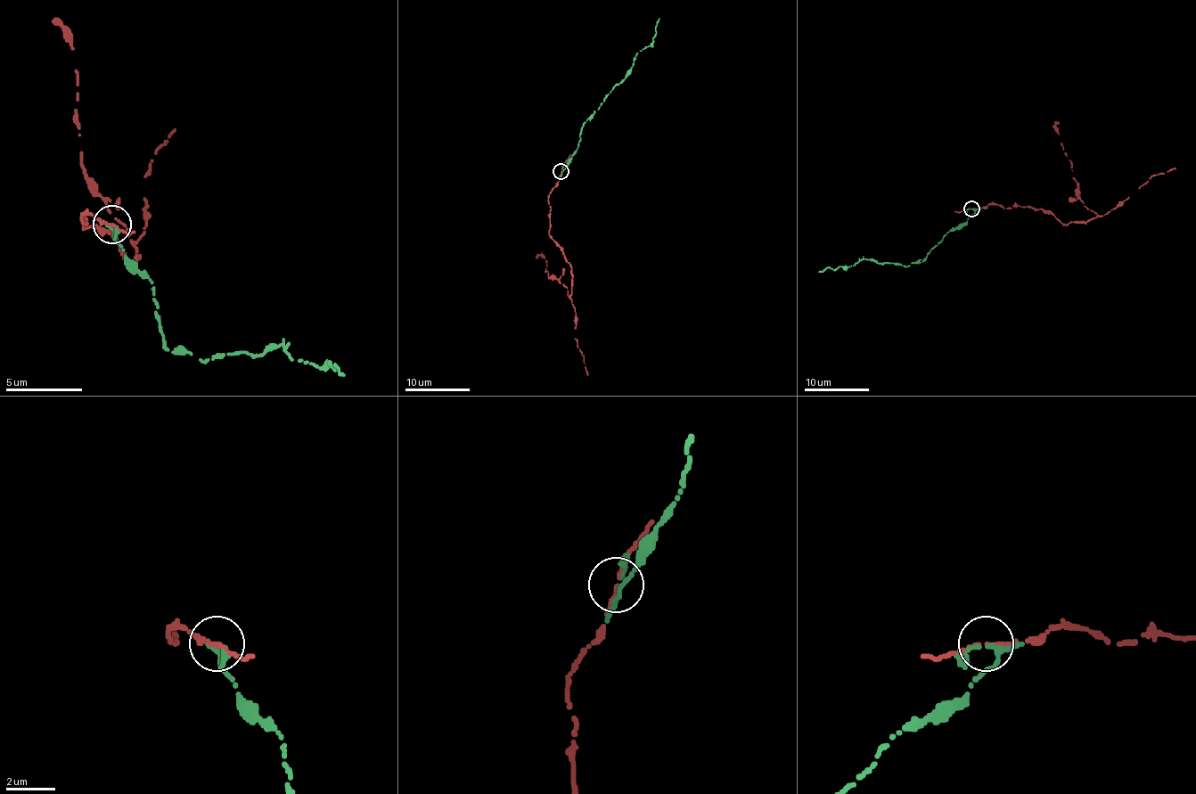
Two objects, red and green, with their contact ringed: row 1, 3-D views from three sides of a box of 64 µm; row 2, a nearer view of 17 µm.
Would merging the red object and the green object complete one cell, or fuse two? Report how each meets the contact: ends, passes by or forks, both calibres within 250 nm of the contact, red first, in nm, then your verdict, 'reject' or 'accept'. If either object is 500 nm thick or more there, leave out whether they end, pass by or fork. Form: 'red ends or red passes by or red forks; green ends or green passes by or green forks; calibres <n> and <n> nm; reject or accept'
red ends; green forks; calibres 220 and 170 nm; accept

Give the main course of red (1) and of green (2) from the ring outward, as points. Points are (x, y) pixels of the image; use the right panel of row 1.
1: (972, 208), (1031, 206), (1047, 211), (1065, 224), (1086, 222), (1097, 214), (1081, 201), (1055, 121)
2: (972, 208), (967, 221), (946, 233), (921, 263), (905, 266), (859, 259), (847, 269), (839, 266), (819, 272)

